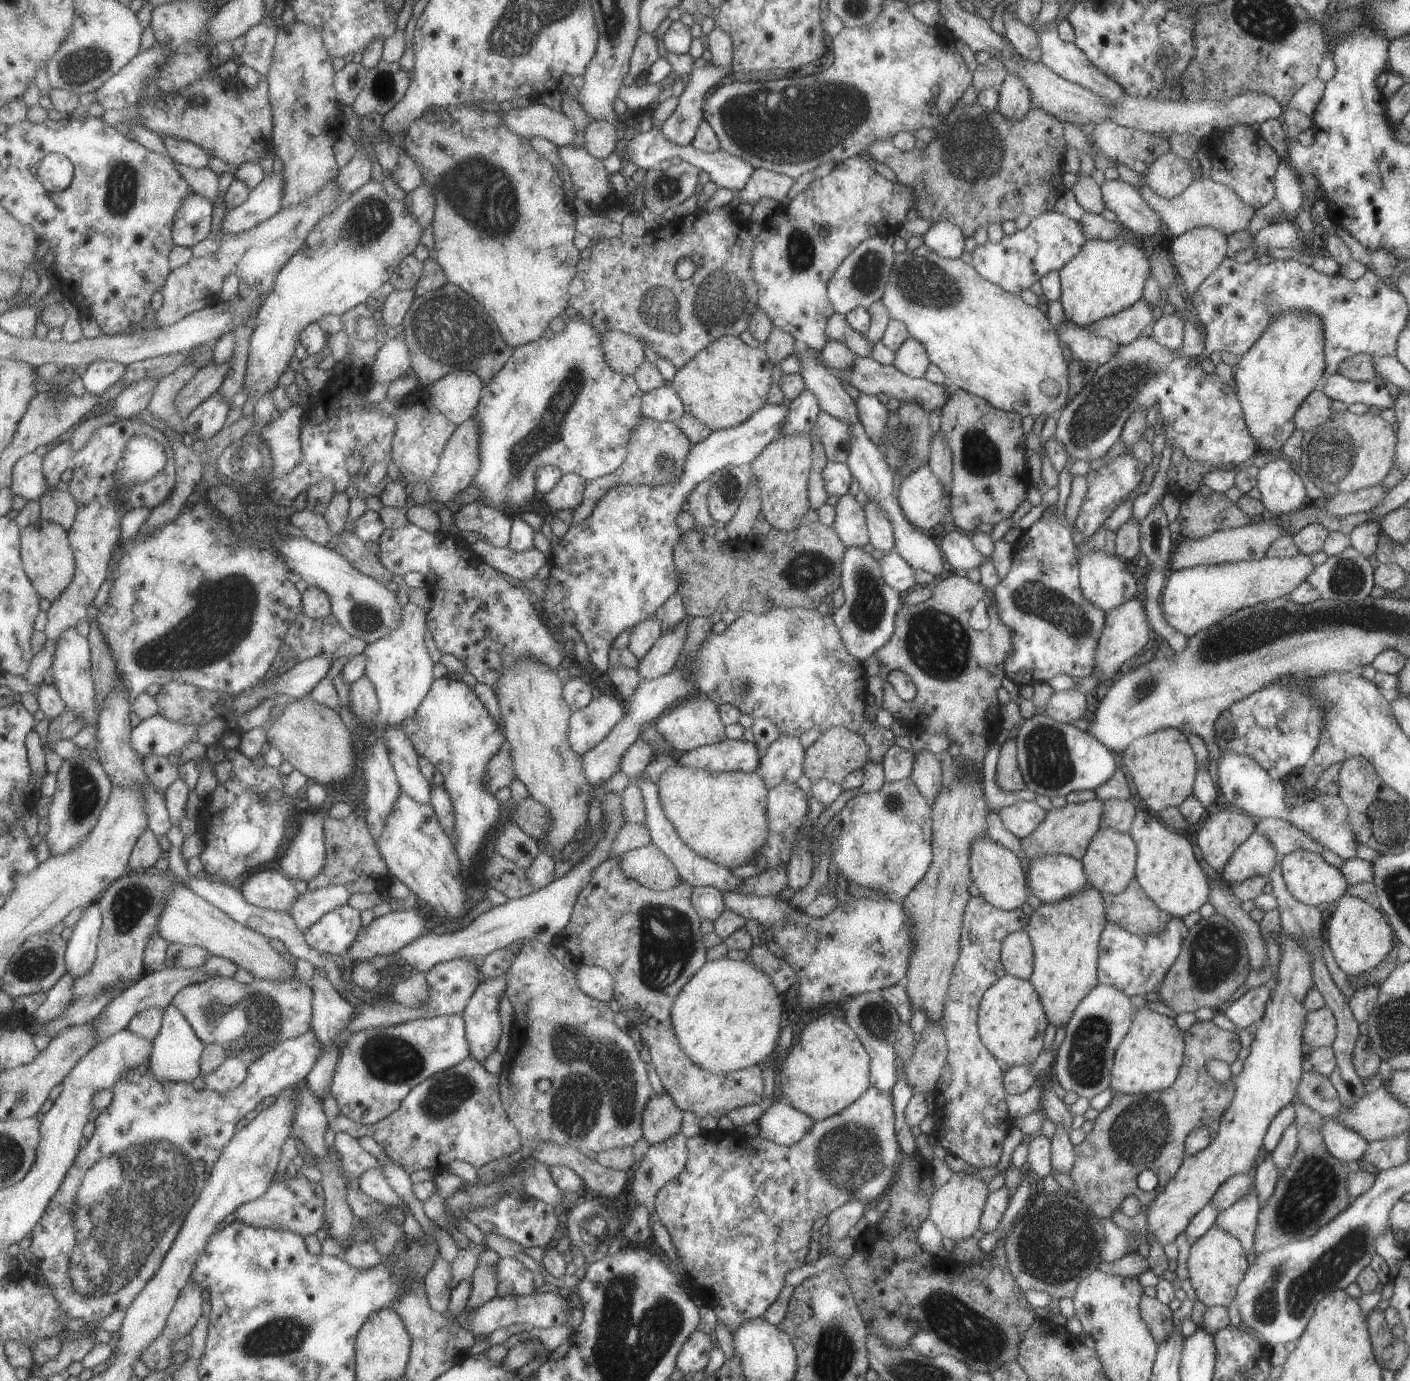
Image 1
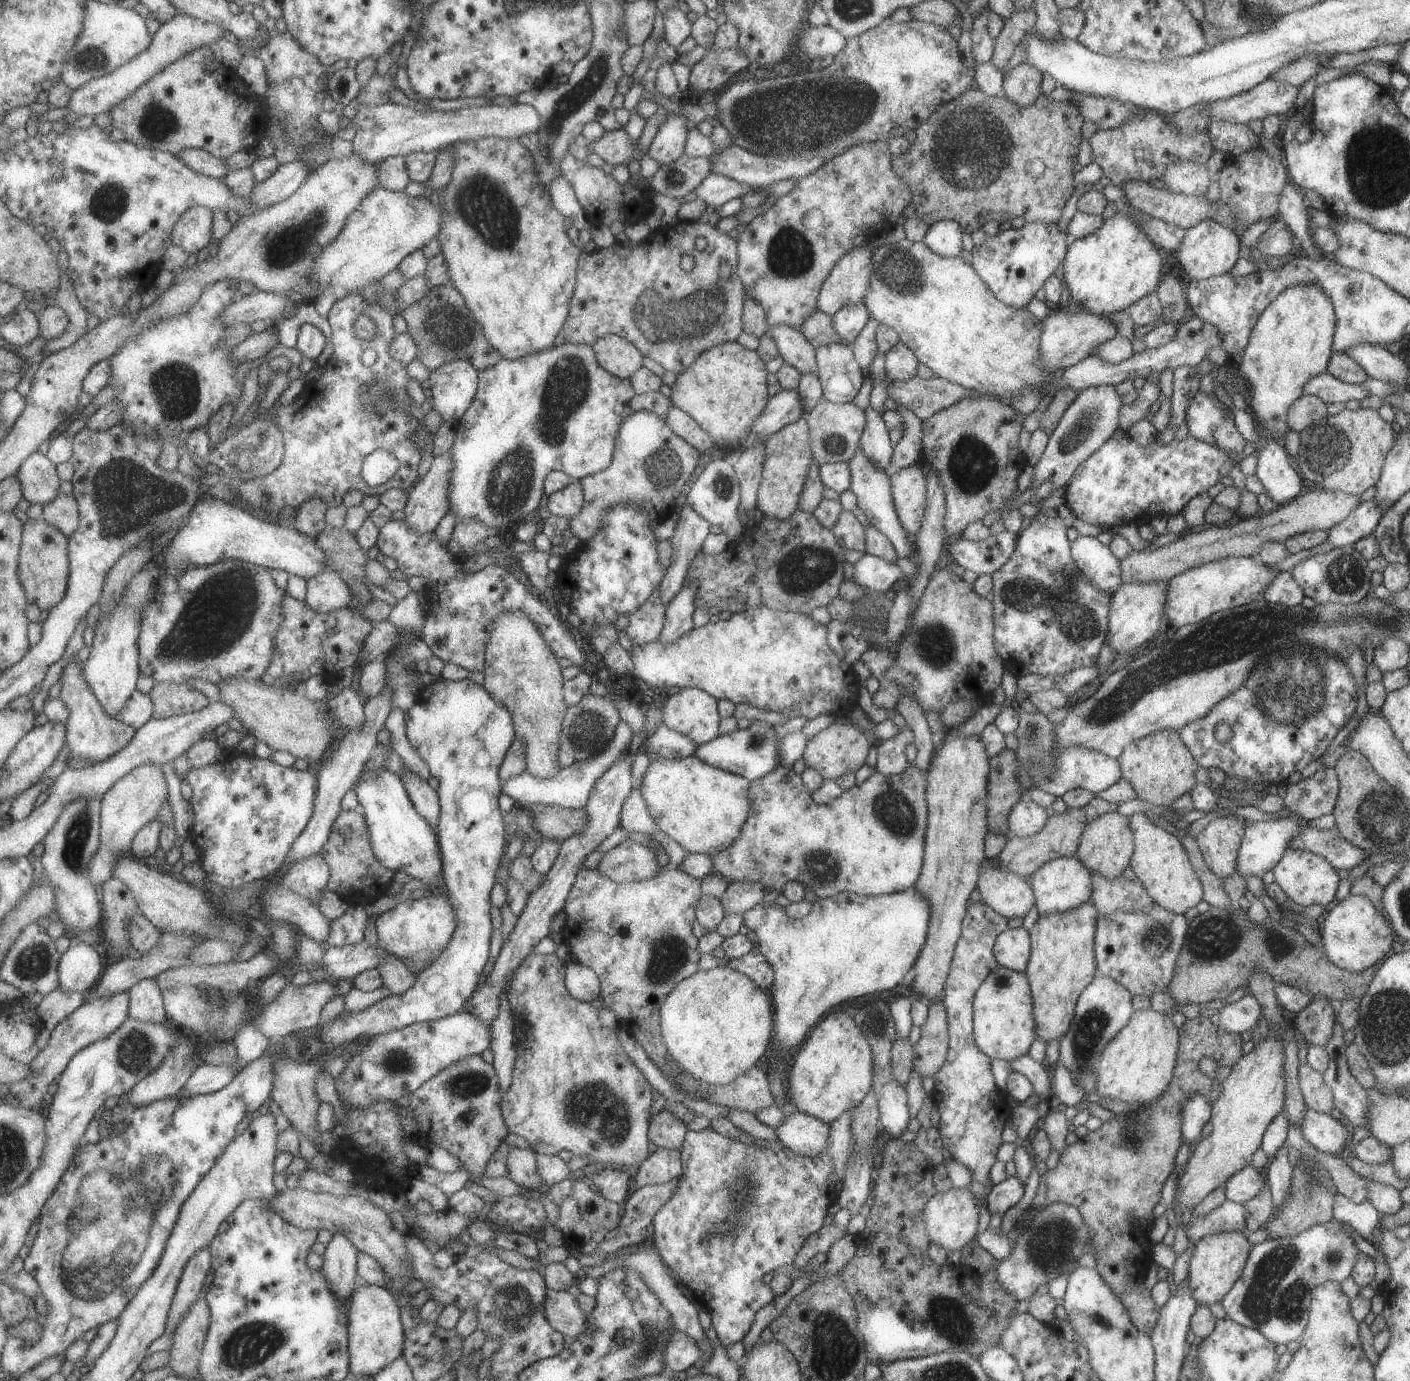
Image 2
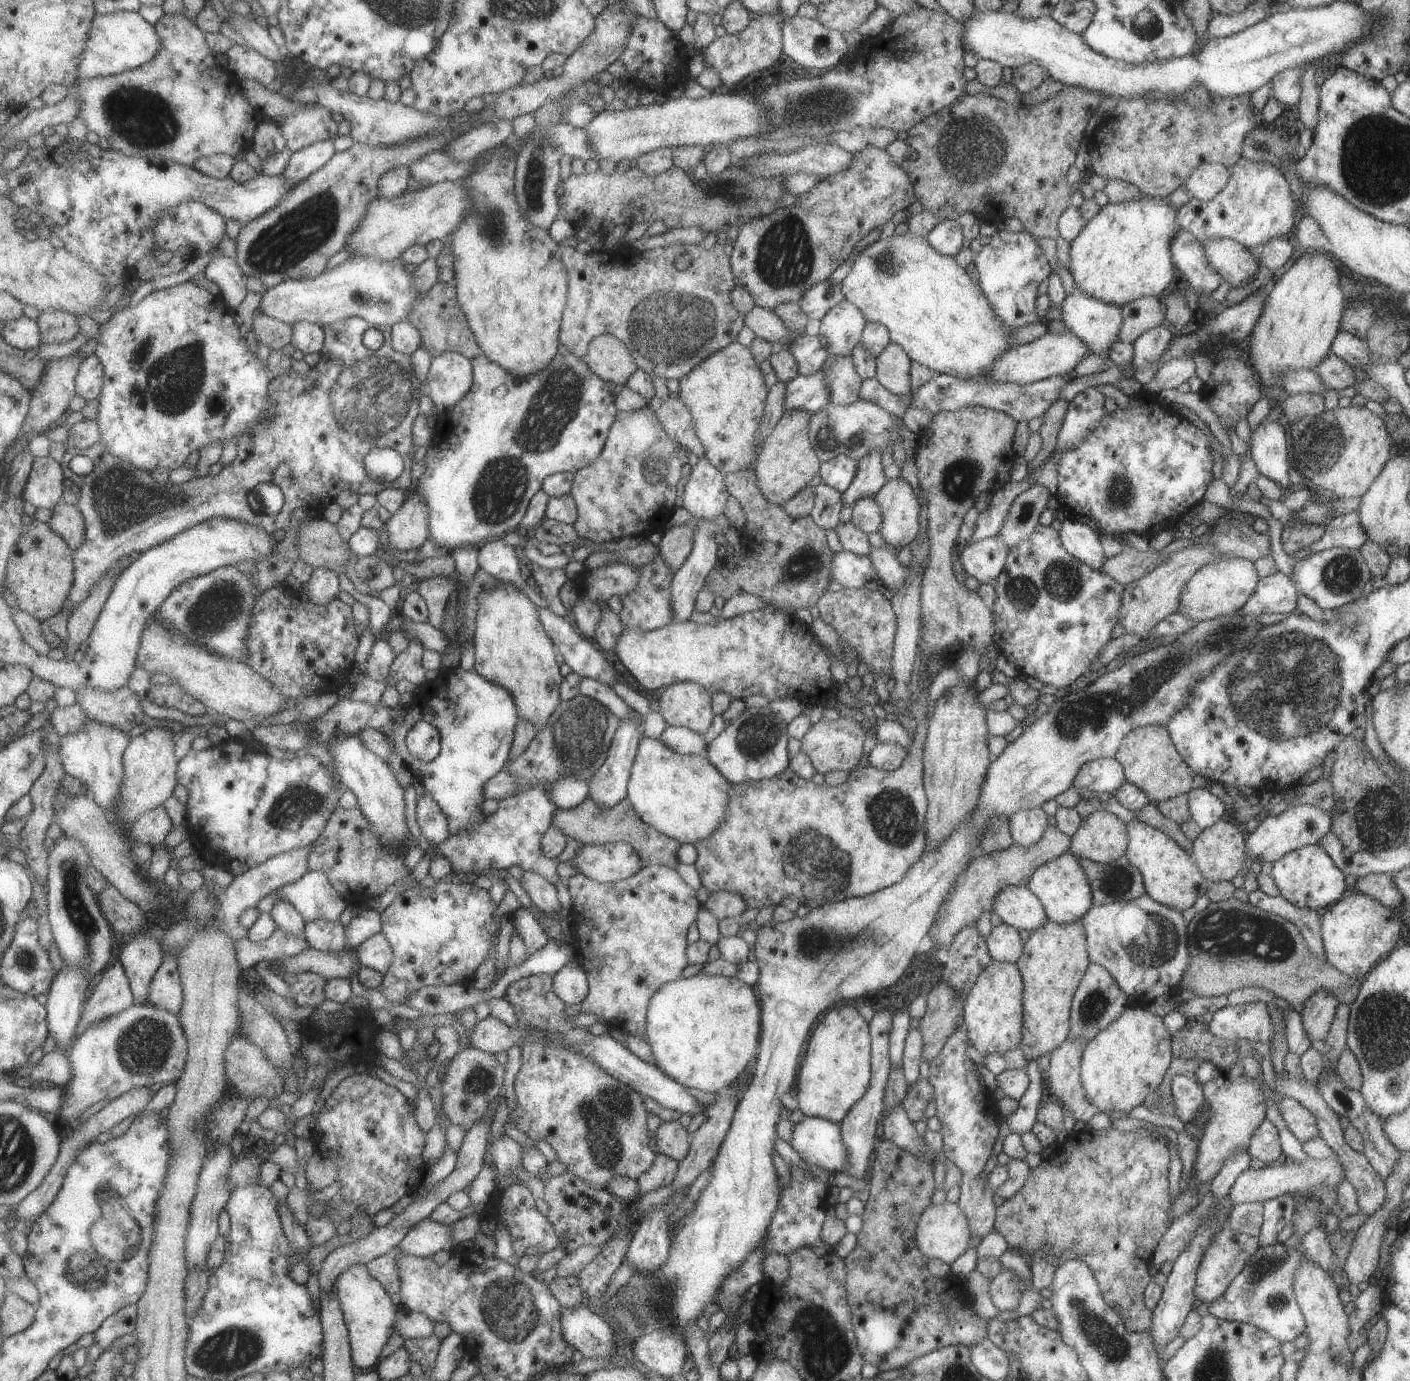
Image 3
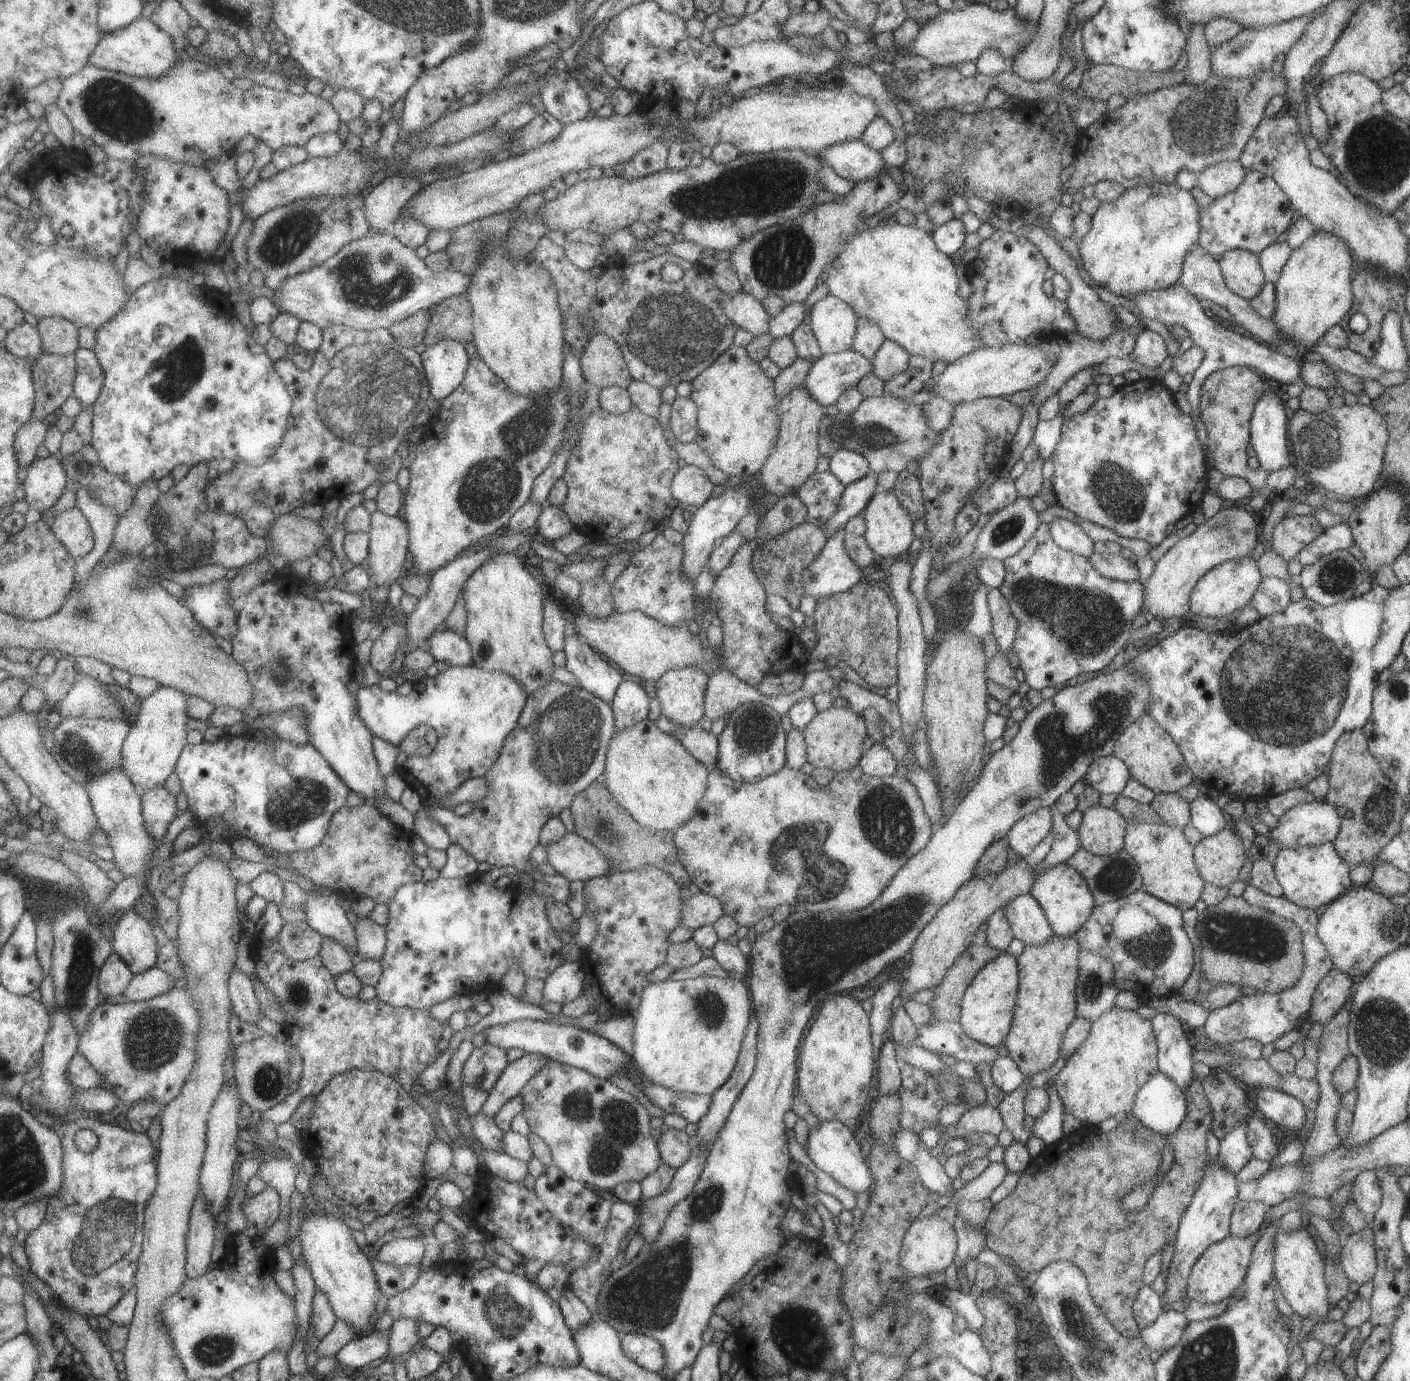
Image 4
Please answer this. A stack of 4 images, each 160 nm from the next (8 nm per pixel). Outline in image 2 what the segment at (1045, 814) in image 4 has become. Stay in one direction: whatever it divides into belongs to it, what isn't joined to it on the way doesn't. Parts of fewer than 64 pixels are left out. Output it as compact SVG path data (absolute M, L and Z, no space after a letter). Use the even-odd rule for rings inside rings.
M1024 796L1014 804L1007 815L1008 830L1011 836L1031 836L1043 828L1047 817L1044 808Z

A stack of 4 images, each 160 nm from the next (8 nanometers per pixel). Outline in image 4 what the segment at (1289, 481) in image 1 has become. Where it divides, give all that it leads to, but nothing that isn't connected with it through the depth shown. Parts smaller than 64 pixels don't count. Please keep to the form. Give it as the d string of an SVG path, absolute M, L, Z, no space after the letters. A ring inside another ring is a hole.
M1267 388L1255 402L1249 428L1249 441L1259 467L1271 473L1291 461L1288 420L1279 397Z

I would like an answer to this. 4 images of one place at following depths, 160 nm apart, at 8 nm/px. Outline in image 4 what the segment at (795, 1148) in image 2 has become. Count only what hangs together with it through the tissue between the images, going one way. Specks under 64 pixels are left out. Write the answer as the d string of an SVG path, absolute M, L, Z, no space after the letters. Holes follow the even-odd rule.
M819 1121L817 1128L809 1130L804 1152L811 1158L811 1162L815 1164L816 1168L846 1188L847 1192L851 1192L853 1195L857 1192L869 1192L869 1188L873 1184L873 1174L855 1141L851 1127L836 1121Z

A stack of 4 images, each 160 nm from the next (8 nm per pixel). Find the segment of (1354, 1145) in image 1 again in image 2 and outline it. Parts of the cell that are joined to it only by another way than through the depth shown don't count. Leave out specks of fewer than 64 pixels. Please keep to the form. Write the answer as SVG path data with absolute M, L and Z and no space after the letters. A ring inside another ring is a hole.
M1307 1109L1303 1116L1299 1130L1313 1148L1333 1156L1342 1153L1347 1131L1339 1121L1328 1113L1318 1113L1311 1109Z

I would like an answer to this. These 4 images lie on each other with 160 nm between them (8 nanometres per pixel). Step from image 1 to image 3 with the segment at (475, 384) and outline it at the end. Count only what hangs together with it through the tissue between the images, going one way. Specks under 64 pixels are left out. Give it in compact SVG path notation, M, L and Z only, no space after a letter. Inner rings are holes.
M457 351L436 356L431 359L427 381L438 416L449 413L472 389L473 361Z

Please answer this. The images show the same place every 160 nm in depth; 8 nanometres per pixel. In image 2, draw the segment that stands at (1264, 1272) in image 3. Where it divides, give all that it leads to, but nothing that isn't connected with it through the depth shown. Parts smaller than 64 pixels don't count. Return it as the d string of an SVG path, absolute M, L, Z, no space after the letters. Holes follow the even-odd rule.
M1333 1218L1291 1238L1267 1238L1250 1248L1241 1276L1219 1304L1227 1318L1257 1330L1274 1345L1297 1341L1308 1321L1311 1289L1327 1281L1345 1280L1359 1254L1351 1234Z

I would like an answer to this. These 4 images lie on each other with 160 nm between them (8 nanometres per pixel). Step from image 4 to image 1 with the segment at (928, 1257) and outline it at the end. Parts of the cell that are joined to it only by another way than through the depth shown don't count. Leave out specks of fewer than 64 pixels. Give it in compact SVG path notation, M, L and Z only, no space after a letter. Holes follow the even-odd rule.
M957 1172L941 1188L935 1189L929 1197L928 1218L941 1237L954 1242L971 1237L979 1227L980 1215L988 1196L987 1186L978 1175Z

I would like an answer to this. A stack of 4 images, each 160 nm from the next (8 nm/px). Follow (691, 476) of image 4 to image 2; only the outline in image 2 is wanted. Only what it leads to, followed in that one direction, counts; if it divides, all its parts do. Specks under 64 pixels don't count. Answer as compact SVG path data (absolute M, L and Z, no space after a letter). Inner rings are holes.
M713 459L709 461L697 480L690 486L686 495L686 502L691 505L691 508L707 520L709 524L719 526L731 541L738 540L737 538L745 533L745 524L738 517L739 501L739 481L732 467L732 460L729 459Z

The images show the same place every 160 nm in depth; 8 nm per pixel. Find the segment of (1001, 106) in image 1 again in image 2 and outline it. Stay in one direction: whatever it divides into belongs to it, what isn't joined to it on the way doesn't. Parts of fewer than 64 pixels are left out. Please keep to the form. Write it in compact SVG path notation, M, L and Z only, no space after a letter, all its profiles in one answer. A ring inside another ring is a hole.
M1021 63L1014 68L1002 73L1002 89L1004 97L1010 100L1015 106L1026 107L1033 104L1033 101L1042 93L1039 86L1042 74L1029 63Z

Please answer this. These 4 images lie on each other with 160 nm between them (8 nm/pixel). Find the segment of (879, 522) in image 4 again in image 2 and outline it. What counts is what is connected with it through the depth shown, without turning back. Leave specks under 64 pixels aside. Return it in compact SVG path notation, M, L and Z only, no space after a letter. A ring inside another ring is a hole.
M920 462L912 464L901 470L889 472L891 483L891 494L896 515L899 517L902 527L909 537L913 538L916 532L921 528L923 522L925 501L926 501L926 476L921 471Z

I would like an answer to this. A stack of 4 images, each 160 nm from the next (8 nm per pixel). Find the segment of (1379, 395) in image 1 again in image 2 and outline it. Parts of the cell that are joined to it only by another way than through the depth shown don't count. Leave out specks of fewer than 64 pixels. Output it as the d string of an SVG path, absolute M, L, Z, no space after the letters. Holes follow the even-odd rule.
M1327 372L1308 379L1303 385L1303 394L1316 396L1326 405L1330 402L1345 404L1348 400L1363 400L1370 396L1363 385L1341 382Z

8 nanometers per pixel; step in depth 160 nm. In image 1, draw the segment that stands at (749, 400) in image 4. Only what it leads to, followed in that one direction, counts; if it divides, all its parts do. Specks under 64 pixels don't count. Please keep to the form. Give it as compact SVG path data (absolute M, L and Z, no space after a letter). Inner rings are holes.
M723 336L697 352L671 380L671 390L683 404L684 413L705 424L709 431L737 426L767 403L773 364L760 347L747 346L738 336Z

